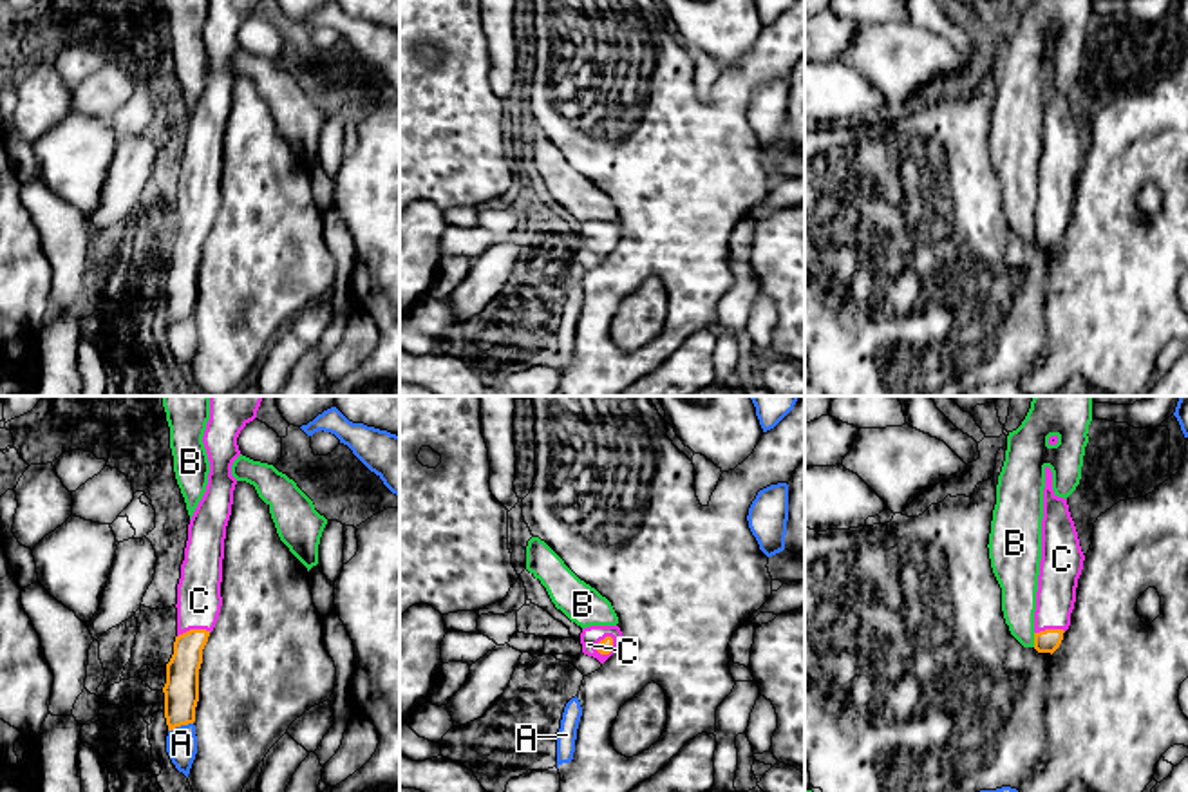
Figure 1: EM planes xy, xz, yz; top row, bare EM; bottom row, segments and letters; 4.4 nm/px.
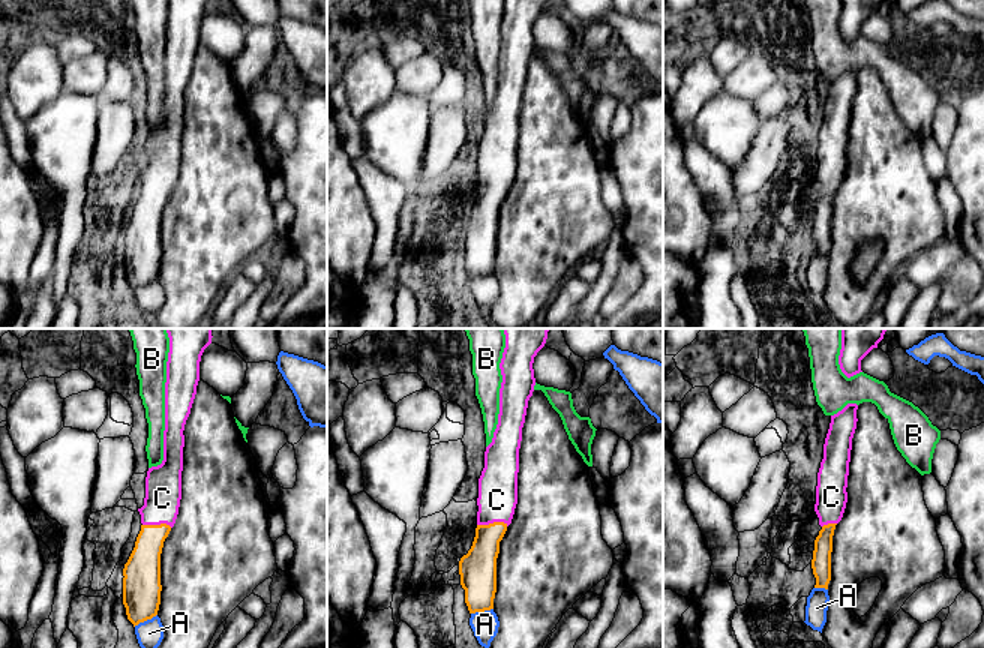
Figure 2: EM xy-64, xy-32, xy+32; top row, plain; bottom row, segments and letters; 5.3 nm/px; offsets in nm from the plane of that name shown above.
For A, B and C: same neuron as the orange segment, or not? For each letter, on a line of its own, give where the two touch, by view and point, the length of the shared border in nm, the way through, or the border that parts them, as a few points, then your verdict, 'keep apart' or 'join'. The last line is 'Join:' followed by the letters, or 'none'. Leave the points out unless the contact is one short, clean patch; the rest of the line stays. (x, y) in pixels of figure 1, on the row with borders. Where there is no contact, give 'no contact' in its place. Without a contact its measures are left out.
A: xy (179, 726) | 120 nm | keep apart
B: yz (1035, 641) | 60 nm | keep apart
C: xz (603, 641) | 100 nm | across xz (604, 646), (603, 641), (590, 637) | join
Join: C

